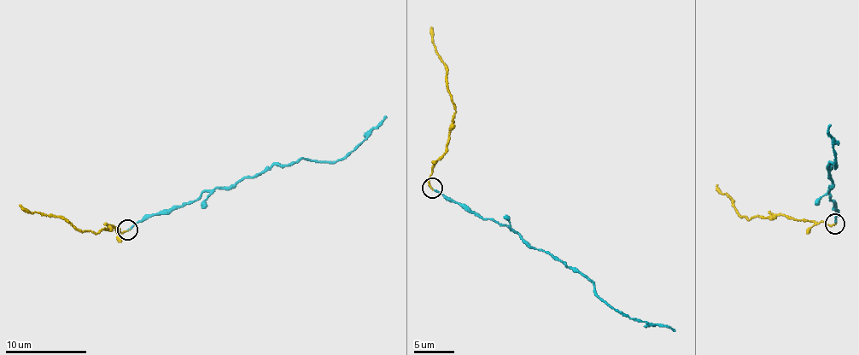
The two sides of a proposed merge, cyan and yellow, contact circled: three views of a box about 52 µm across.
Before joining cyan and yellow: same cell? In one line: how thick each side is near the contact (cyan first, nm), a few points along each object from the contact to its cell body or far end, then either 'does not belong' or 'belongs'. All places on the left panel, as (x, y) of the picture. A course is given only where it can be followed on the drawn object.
110/160 nm | cyan via (127, 230), (148, 216), (273, 166), (300, 158), (337, 161), (386, 115) | yellow via (127, 230), (115, 231), (119, 229), (112, 225), (98, 231), (81, 232), (62, 218), (27, 211), (19, 205) | does not belong

